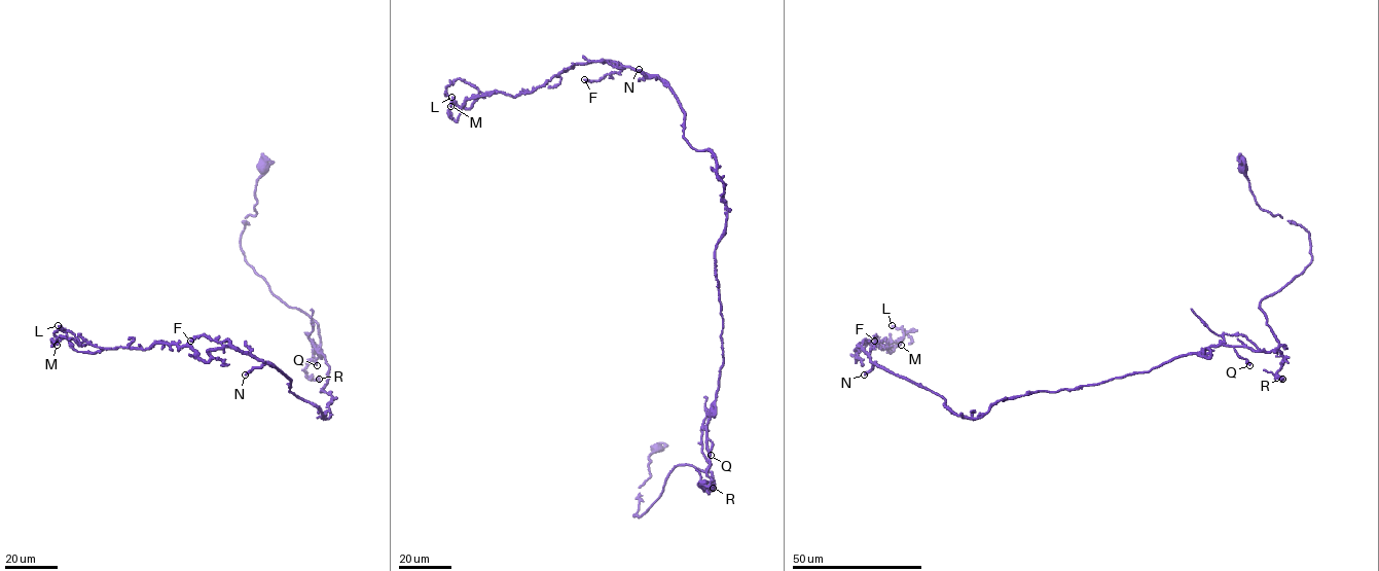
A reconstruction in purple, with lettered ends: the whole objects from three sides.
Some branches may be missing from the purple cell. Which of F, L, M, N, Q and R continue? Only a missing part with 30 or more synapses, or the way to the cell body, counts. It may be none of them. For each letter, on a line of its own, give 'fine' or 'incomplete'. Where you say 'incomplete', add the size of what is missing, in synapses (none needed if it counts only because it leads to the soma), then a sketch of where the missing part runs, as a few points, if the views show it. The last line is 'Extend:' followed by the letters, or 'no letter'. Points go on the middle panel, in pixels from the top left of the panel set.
F: fine
L: fine
M: fine
N: fine
Q: fine
R: fine
Extend: no letter

